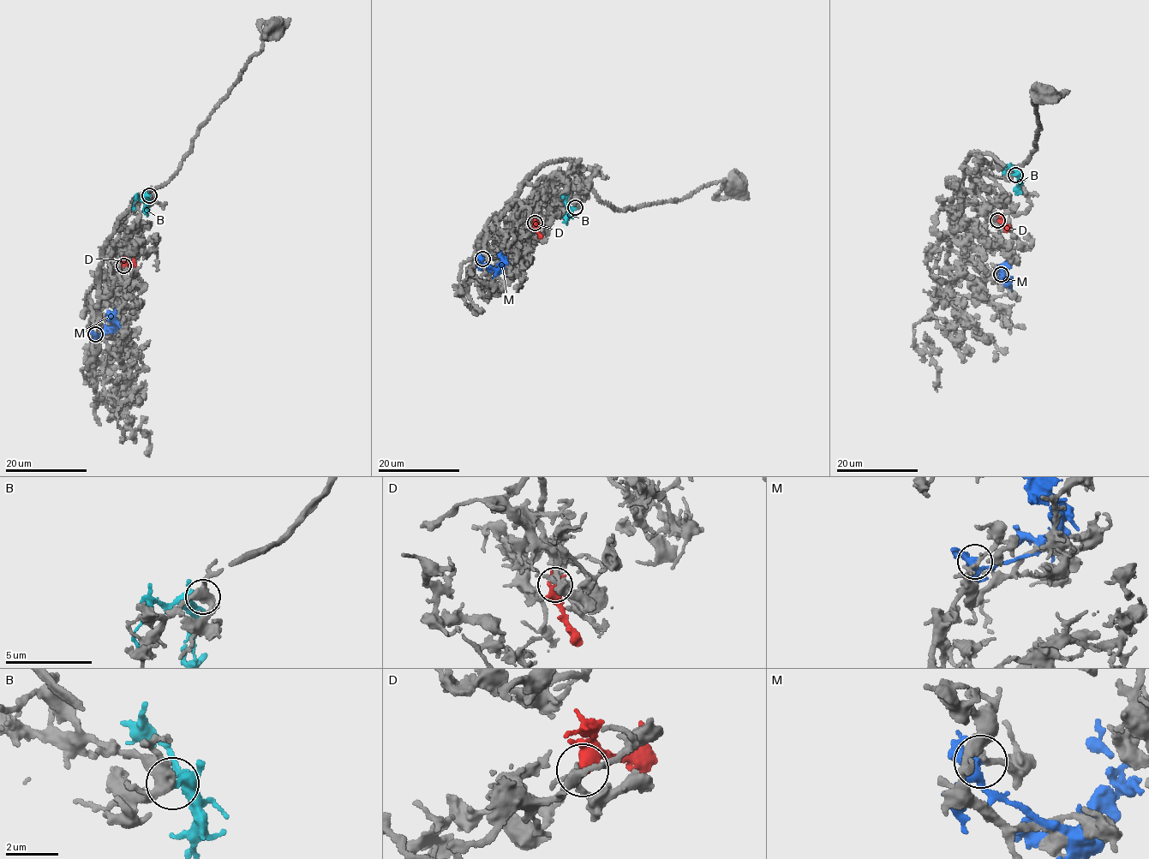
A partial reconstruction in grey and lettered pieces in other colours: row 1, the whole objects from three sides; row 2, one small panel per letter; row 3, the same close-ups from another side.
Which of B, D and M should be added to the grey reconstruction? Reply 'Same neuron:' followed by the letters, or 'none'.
Same neuron: D

